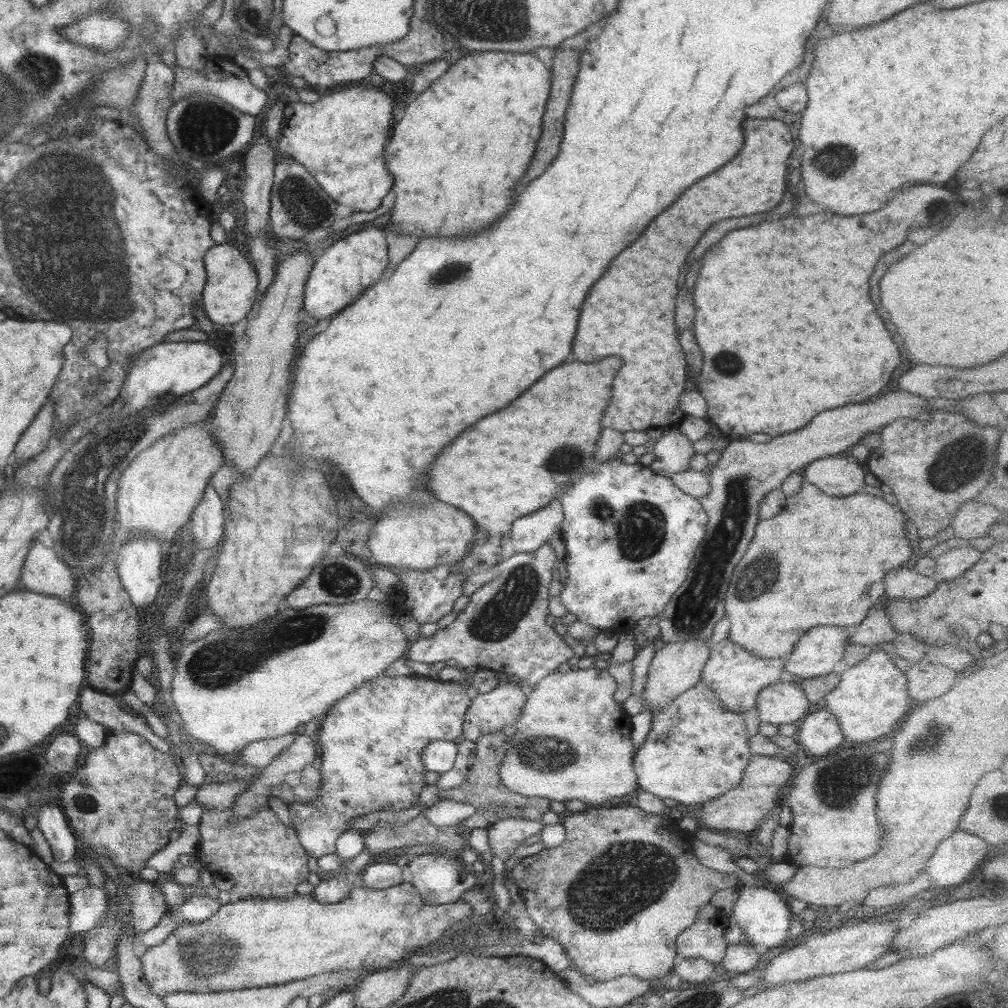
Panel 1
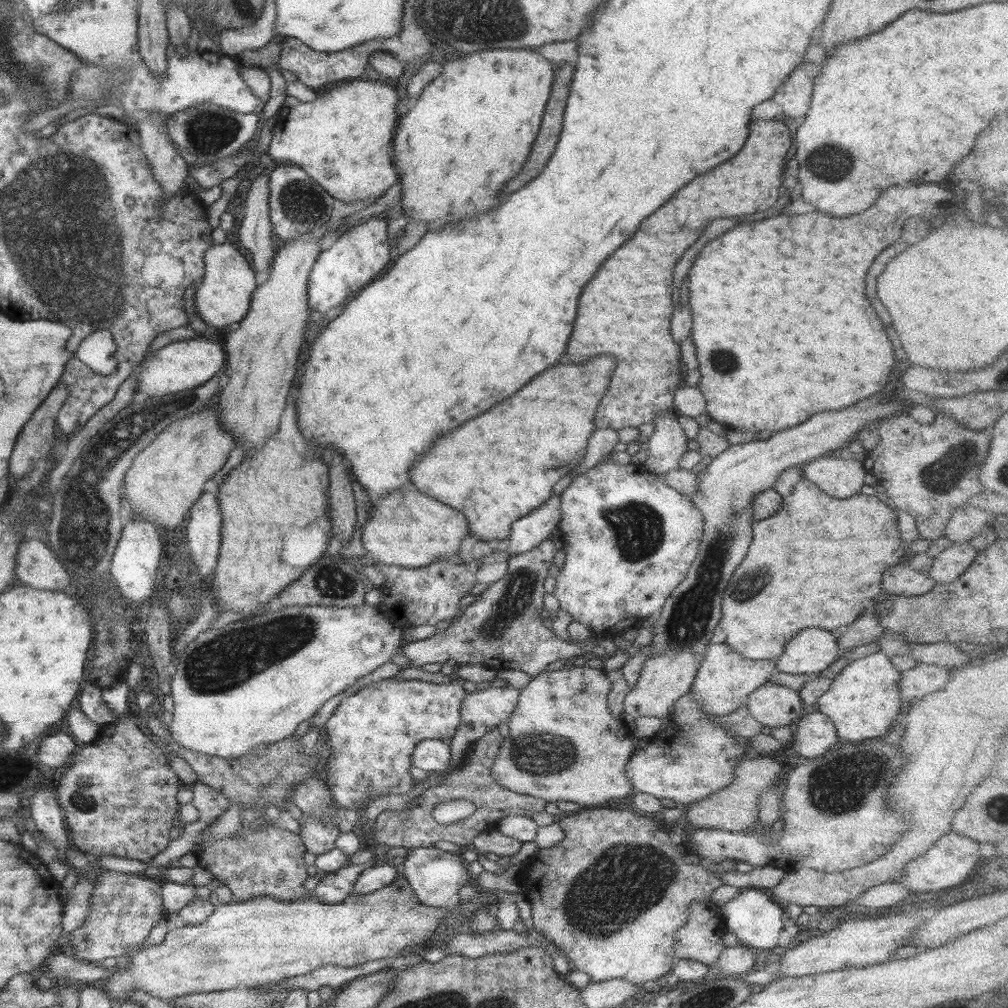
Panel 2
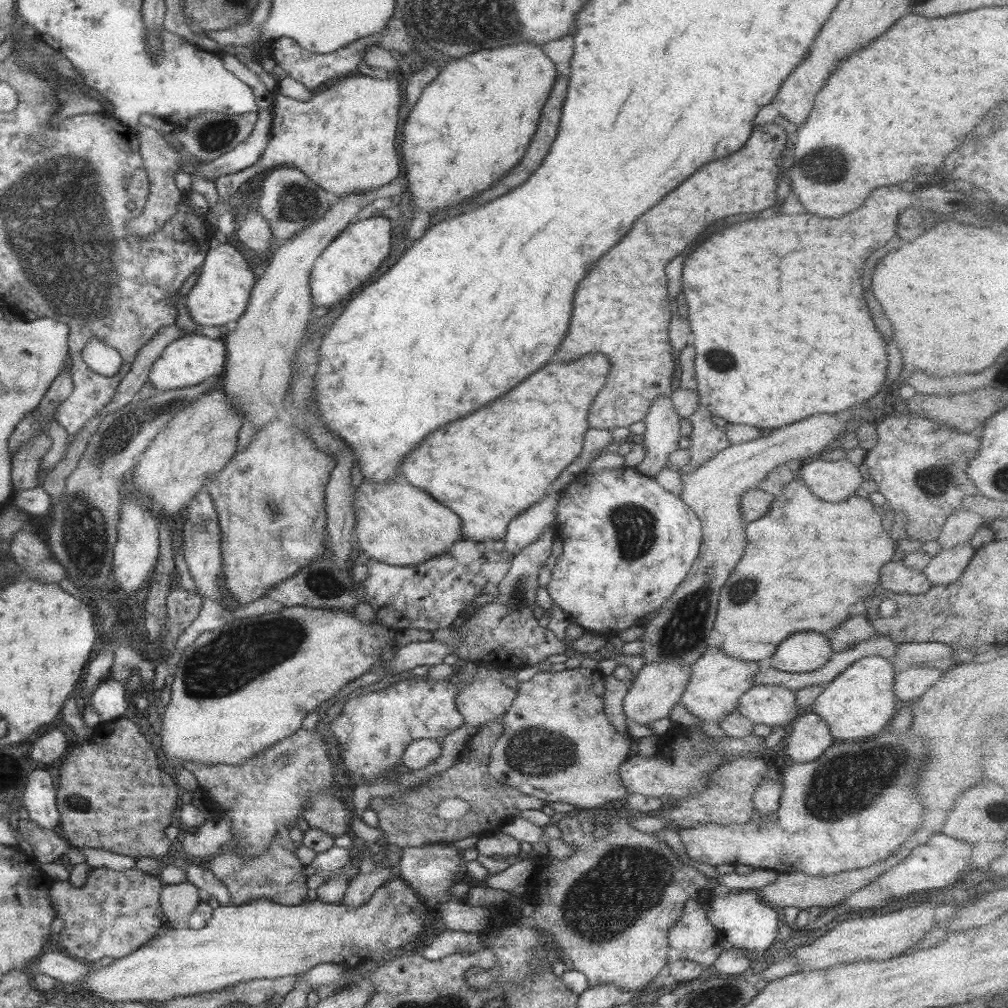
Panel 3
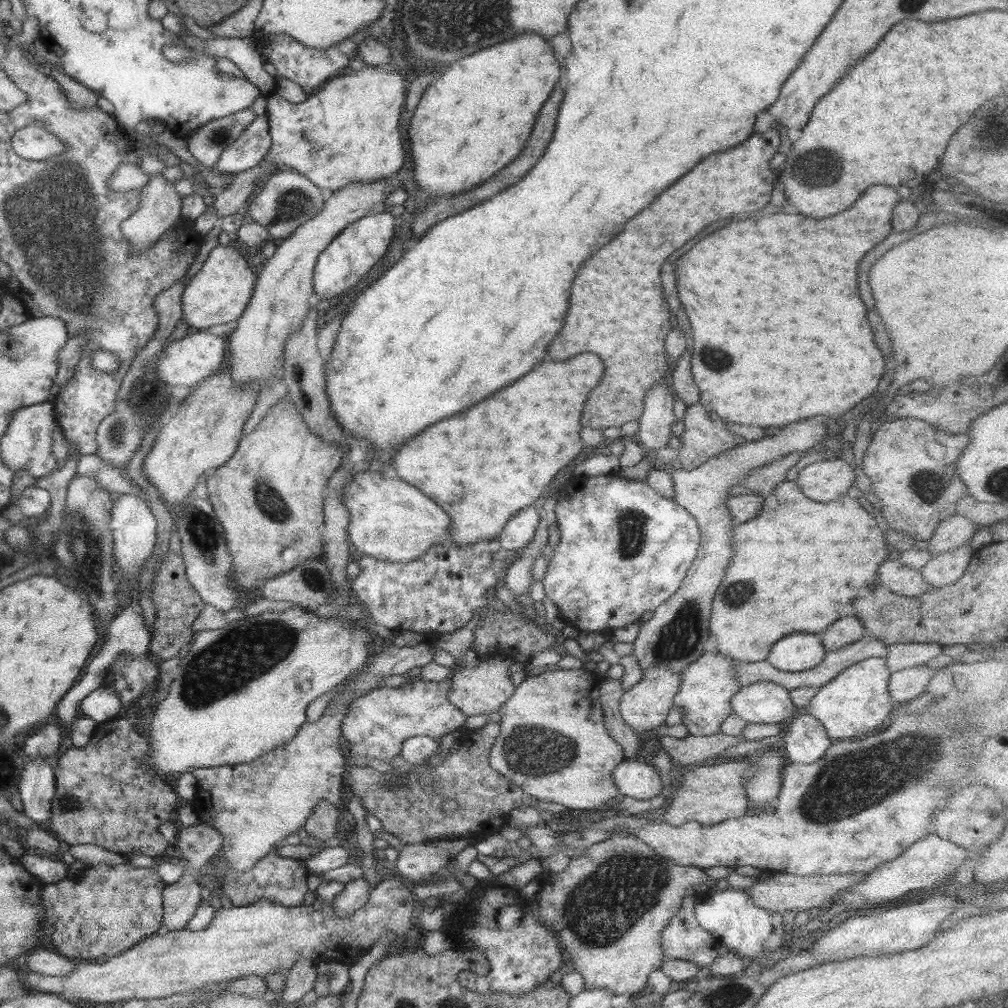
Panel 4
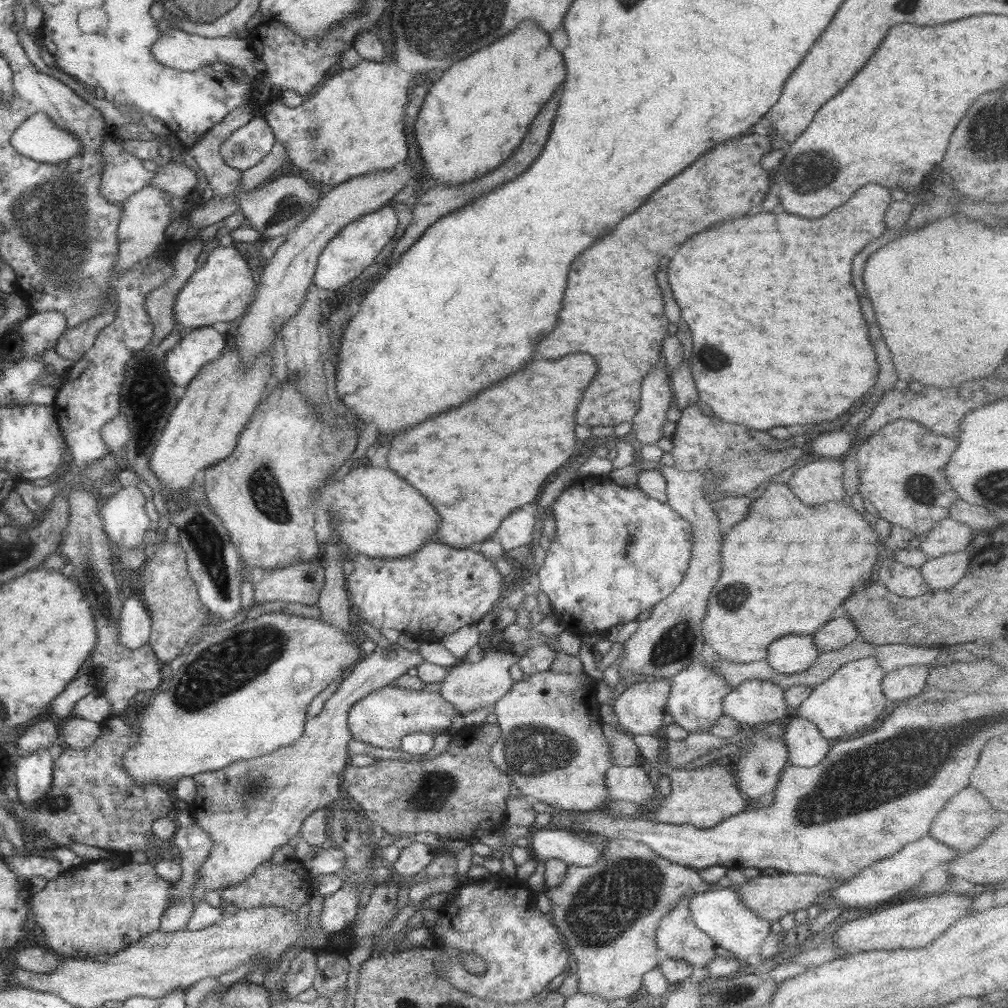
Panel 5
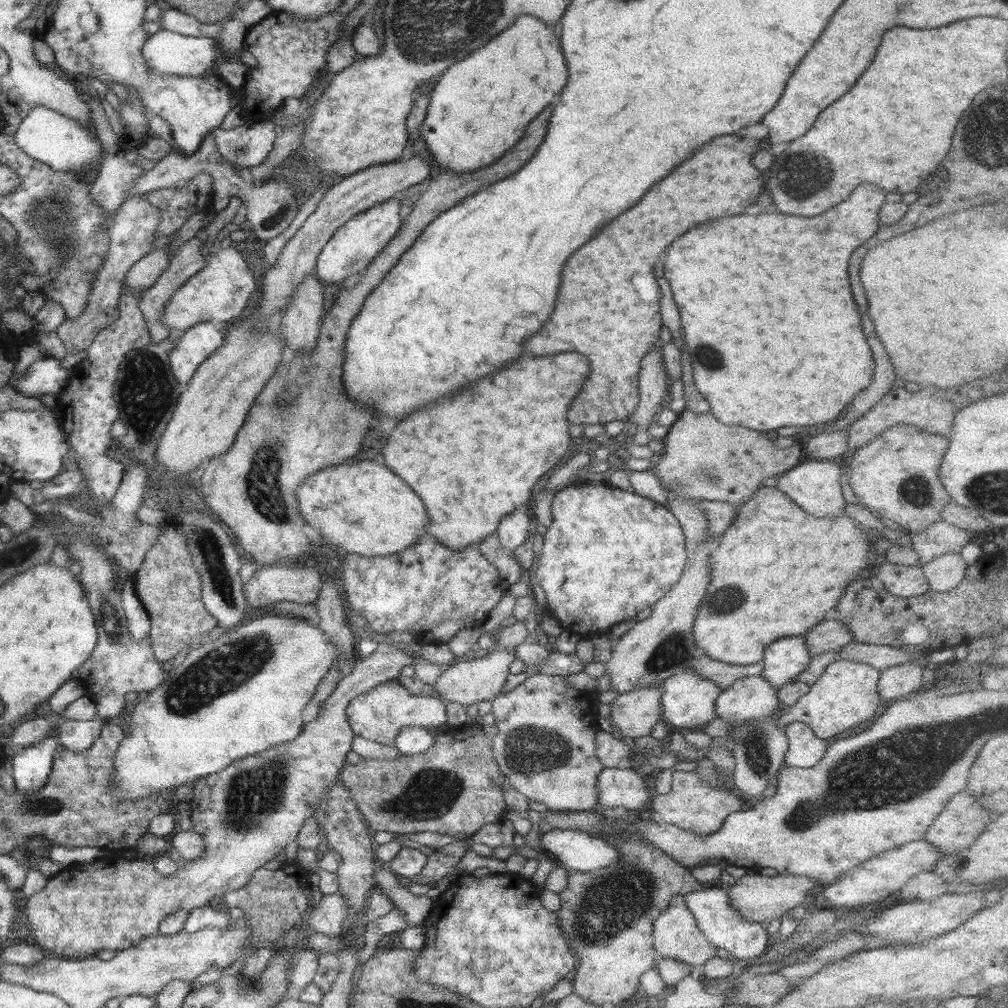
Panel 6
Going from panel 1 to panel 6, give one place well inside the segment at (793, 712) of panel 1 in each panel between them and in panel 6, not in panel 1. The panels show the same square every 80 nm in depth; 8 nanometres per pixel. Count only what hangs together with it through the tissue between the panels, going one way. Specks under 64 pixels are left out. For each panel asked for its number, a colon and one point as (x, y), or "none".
2: (772, 704)
3: (771, 704)
4: (762, 702)
5: (753, 702)
6: (752, 697)

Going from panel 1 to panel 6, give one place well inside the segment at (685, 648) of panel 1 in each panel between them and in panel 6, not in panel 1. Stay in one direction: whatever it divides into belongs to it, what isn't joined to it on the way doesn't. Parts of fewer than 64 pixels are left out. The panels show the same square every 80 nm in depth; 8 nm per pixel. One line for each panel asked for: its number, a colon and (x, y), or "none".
2: (665, 678)
3: (659, 685)
4: (645, 706)
5: (641, 707)
6: (636, 712)

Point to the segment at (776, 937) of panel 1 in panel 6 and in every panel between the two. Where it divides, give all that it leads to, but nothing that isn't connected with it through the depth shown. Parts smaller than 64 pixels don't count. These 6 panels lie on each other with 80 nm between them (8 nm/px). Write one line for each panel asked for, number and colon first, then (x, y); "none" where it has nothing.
2: (754, 917)
3: (741, 917)
4: (730, 915)
5: (721, 914)
6: (721, 923)

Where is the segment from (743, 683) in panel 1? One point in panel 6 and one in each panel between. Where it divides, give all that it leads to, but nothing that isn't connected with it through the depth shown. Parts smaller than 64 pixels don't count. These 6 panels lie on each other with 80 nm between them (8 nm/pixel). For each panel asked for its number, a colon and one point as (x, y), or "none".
2: (725, 678)
3: (717, 681)
4: (707, 686)
5: (695, 701)
6: (688, 700)

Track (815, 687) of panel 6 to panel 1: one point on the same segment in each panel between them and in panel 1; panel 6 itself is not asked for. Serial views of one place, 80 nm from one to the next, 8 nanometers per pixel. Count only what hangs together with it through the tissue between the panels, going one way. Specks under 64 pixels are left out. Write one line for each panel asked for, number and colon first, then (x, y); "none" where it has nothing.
1: (871, 699)
2: (864, 700)
3: (860, 701)
4: (856, 701)
5: (851, 700)

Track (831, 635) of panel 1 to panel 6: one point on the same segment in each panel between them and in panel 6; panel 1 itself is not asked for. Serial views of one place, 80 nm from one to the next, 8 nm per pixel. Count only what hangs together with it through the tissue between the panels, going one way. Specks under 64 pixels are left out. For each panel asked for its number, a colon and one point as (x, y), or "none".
2: (812, 650)
3: (805, 651)
4: (796, 652)
5: (792, 653)
6: (785, 658)

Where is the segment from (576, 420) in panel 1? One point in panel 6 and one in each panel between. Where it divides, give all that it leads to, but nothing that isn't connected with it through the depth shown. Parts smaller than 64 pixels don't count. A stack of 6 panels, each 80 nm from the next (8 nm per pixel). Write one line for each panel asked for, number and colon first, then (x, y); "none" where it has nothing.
2: (499, 466)
3: (488, 468)
4: (483, 466)
5: (482, 460)
6: (470, 458)

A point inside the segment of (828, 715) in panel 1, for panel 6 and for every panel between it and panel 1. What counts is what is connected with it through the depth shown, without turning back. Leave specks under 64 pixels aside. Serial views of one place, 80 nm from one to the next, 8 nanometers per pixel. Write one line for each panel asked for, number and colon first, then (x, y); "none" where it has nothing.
2: (814, 734)
3: (808, 737)
4: (805, 742)
5: (806, 748)
6: (805, 750)

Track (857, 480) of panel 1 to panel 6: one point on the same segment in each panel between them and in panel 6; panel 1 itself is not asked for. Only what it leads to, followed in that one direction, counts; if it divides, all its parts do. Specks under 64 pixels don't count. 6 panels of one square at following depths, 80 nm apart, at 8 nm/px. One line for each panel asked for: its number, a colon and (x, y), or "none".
2: (837, 477)
3: (837, 480)
4: (828, 480)
5: (819, 482)
6: (813, 484)

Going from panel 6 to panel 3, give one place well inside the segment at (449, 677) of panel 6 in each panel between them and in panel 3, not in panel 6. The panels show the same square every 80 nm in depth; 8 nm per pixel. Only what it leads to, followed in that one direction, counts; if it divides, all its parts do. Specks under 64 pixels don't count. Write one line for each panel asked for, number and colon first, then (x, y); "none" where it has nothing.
3: (483, 700)
4: (483, 689)
5: (468, 686)

